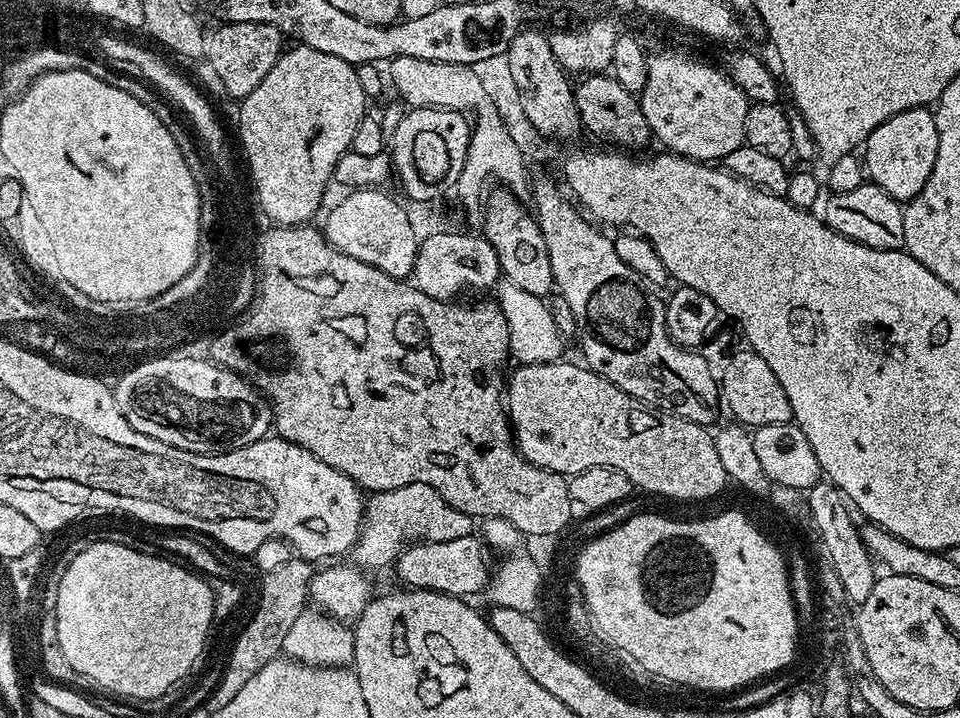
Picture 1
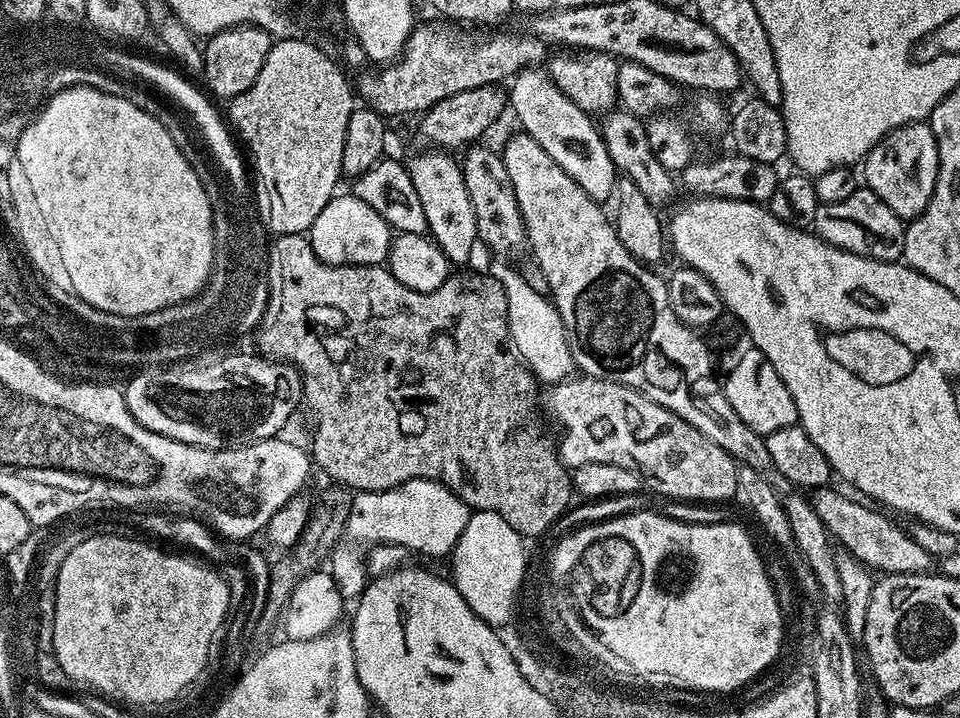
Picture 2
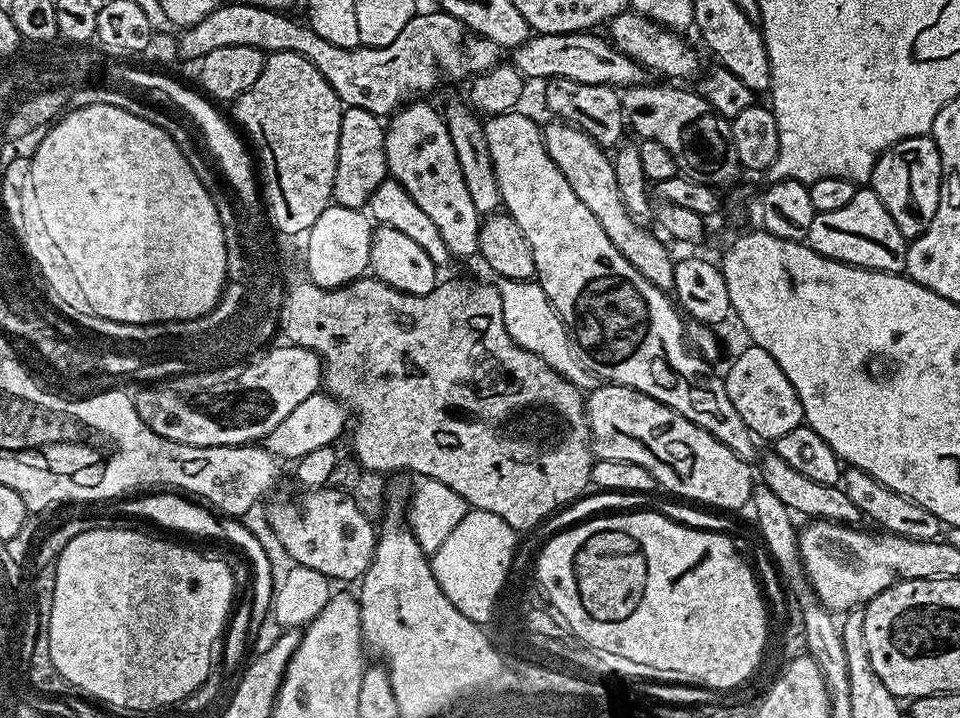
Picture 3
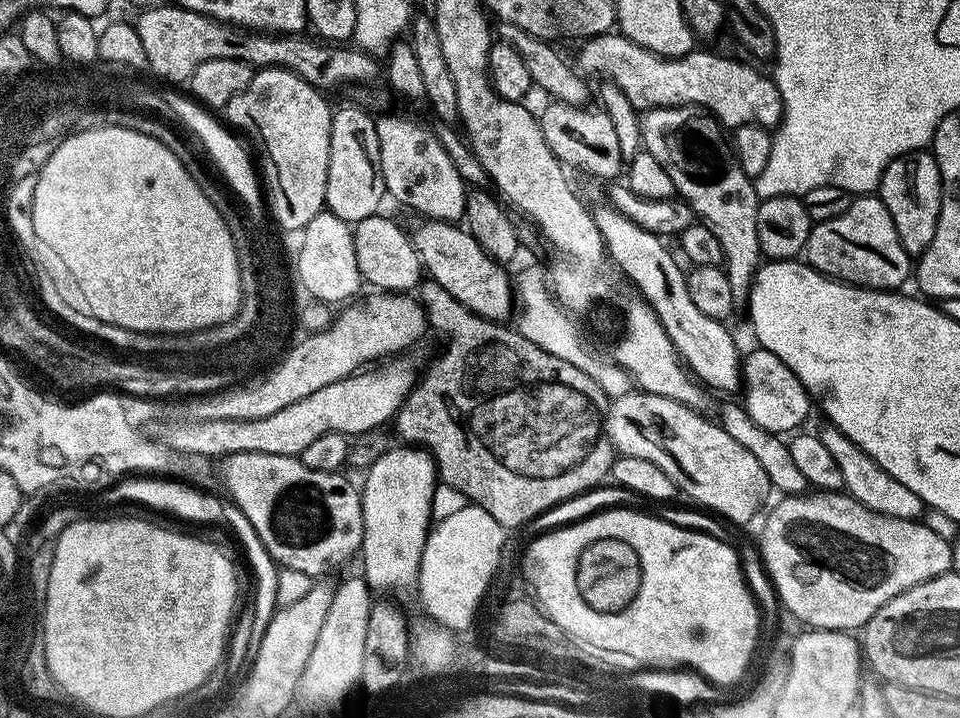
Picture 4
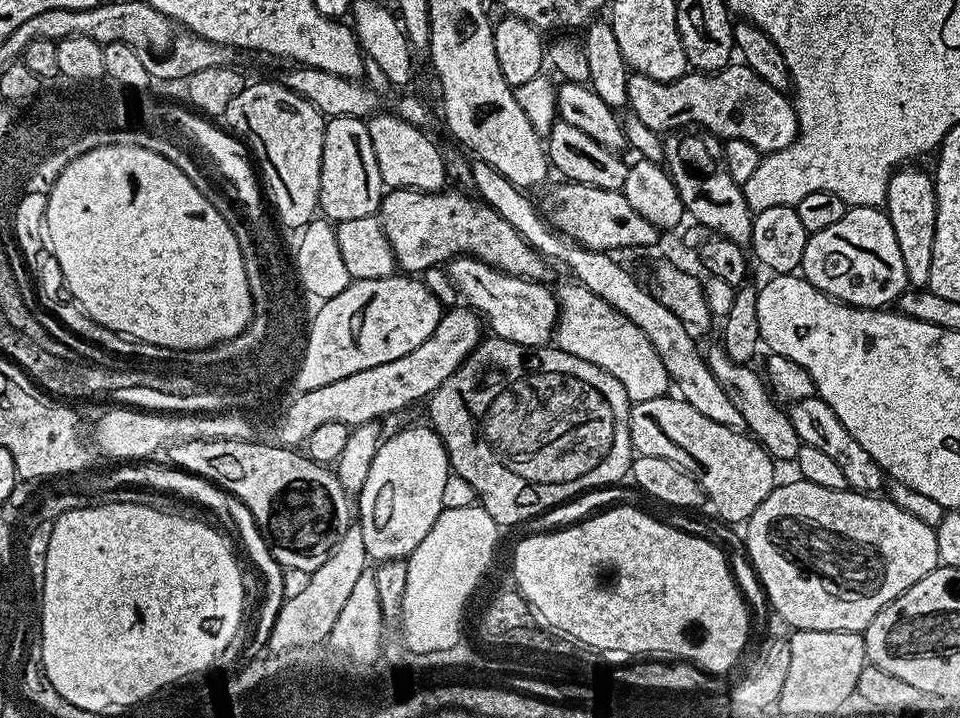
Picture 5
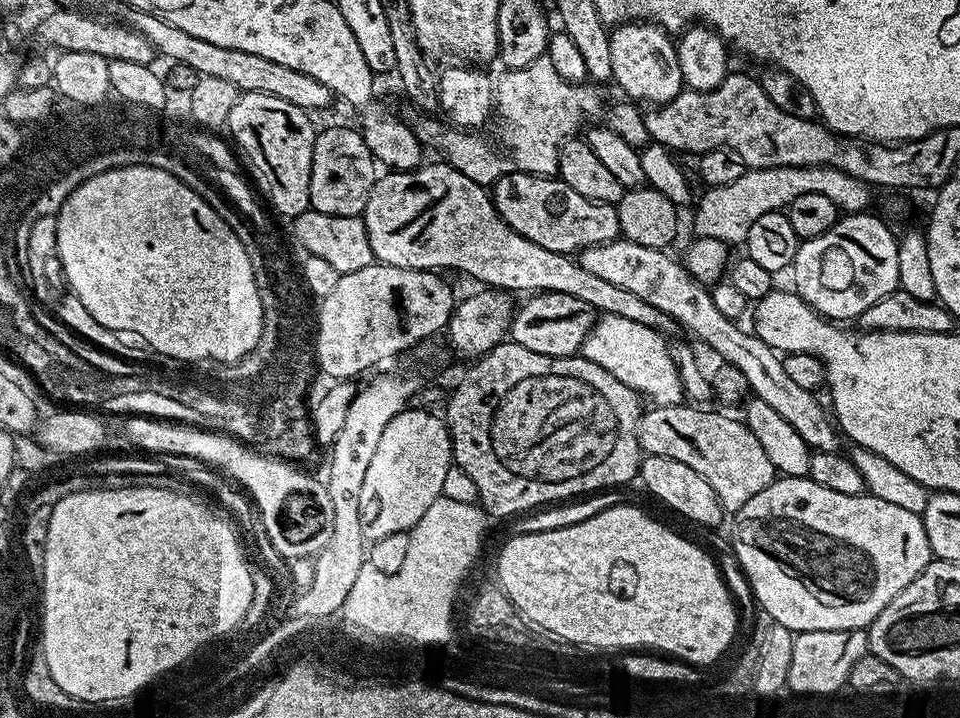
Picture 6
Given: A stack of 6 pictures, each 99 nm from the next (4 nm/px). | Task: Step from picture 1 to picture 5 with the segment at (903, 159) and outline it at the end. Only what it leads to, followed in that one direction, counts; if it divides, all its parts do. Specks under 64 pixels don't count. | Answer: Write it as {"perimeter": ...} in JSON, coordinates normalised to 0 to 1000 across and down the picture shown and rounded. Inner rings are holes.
{"perimeter":[[[942,231],[930,238],[919,284],[927,304],[927,315],[931,315],[931,331],[935,337],[935,350],[940,352],[946,394],[951,401],[960,401],[969,387],[969,365],[973,365],[975,259],[968,241],[966,245],[960,235],[950,233],[954,231]]]}

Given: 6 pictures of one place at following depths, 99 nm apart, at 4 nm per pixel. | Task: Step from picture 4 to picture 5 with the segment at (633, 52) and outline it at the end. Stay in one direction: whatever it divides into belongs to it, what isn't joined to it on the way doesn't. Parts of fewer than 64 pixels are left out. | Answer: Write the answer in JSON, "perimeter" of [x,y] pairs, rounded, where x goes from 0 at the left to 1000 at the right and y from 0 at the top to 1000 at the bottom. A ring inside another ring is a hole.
{"perimeter":[[[763,86],[748,100],[722,99],[698,114],[685,114],[666,103],[655,104],[653,149],[665,159],[671,175],[683,185],[696,187],[724,175],[749,189],[751,196],[781,198],[792,213],[800,214],[819,210],[833,184],[831,152],[817,132],[814,124],[802,120],[802,114],[794,114],[778,89]]]}

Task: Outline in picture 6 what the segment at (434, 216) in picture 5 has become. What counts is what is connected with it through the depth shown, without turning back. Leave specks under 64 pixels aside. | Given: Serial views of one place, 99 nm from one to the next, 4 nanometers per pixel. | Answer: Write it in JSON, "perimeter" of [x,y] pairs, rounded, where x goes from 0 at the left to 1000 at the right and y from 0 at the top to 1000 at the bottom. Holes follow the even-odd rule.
{"perimeter":[[[442,226],[428,238],[404,237],[400,241],[385,265],[385,276],[377,297],[389,358],[395,366],[443,376],[472,373],[475,379],[484,379],[485,383],[493,384],[500,398],[519,401],[534,409],[584,407],[594,409],[594,415],[602,415],[602,421],[610,421],[616,429],[620,429],[622,436],[656,443],[656,448],[669,448],[669,454],[677,454],[689,465],[696,465],[702,455],[700,442],[677,426],[677,421],[669,421],[665,409],[656,409],[656,404],[648,404],[648,398],[640,398],[636,393],[630,393],[620,382],[606,376],[604,366],[595,355],[568,348],[567,344],[560,343],[560,337],[544,331],[544,326],[535,322],[519,298],[509,263],[491,248],[485,248],[485,244],[478,241],[467,227]]]}

